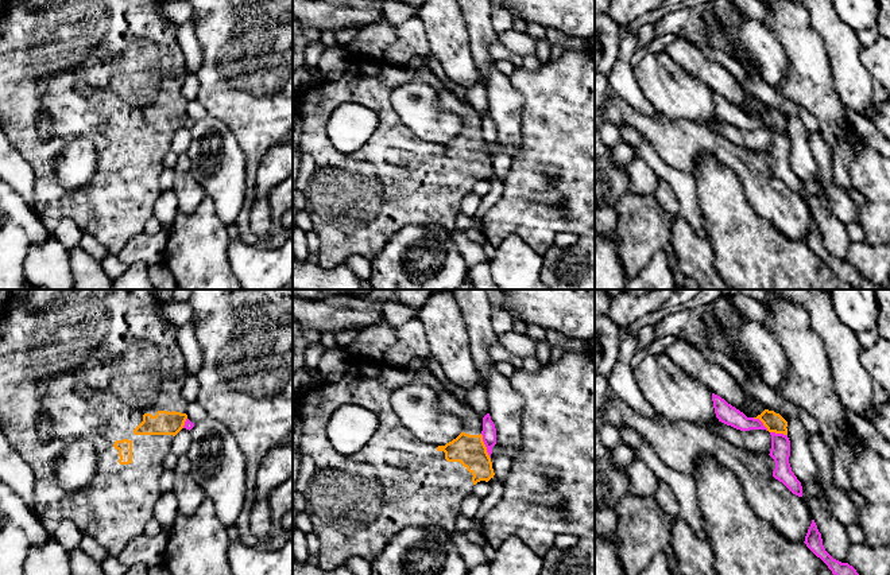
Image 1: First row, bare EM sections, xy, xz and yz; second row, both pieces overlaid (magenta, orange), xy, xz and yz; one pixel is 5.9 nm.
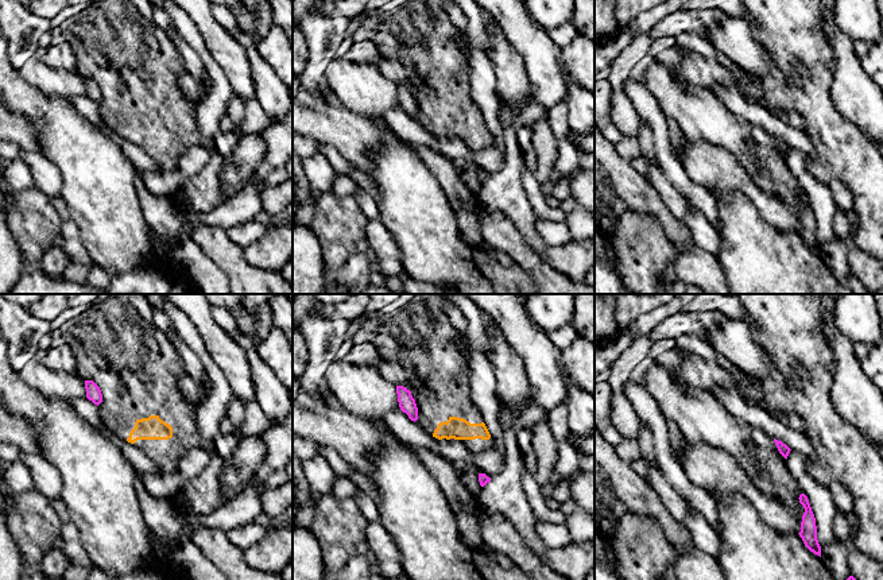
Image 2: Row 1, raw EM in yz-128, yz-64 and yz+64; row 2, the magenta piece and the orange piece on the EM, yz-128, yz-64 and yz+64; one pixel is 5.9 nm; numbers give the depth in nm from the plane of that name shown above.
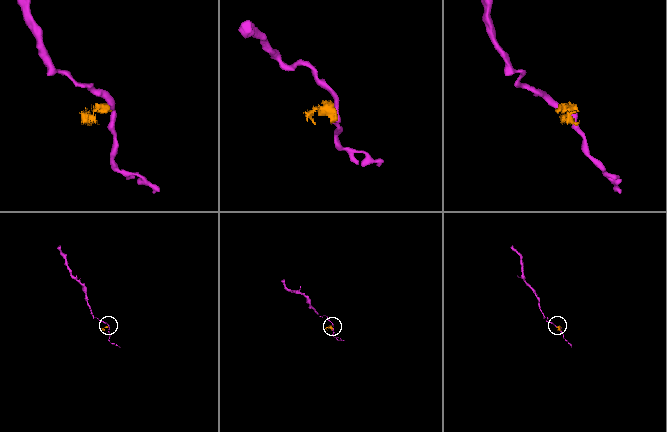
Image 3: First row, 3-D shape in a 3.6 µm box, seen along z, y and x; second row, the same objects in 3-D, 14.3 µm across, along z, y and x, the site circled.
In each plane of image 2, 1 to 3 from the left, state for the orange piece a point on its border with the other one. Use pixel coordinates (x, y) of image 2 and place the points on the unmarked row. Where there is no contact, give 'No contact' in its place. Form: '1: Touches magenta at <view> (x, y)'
1: No contact
2: No contact
3: No contact

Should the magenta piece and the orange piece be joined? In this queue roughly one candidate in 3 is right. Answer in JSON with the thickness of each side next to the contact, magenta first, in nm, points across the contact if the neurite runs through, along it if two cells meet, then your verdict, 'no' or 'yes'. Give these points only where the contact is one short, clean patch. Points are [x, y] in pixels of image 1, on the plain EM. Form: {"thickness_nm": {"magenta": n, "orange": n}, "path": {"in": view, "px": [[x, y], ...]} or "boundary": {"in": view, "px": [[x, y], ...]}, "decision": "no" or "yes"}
{"thickness_nm": {"magenta": 90, "orange": 190}, "boundary": {"in": "xz", "px": [[480, 132], [490, 156]]}, "decision": "no"}

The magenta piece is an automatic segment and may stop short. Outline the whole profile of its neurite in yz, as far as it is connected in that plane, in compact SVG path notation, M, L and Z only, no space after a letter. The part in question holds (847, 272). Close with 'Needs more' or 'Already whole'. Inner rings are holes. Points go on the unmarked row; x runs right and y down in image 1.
M812 218L812 222L808 228L804 241L817 256L820 256L828 264L828 267L832 269L832 272L836 273L843 281L846 281L854 290L860 288L862 276L859 275L856 268L852 264L850 264L848 261L841 261L841 260L833 257L825 249L825 246L823 244L821 232L819 230L814 218Z. Already whole

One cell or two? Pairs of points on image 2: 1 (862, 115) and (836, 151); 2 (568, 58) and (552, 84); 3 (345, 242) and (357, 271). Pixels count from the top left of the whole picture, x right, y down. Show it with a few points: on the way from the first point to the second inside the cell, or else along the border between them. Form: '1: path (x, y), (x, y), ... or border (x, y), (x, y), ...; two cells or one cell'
1: border (833, 101), (837, 111), (868, 142); two cells
2: border (558, 50), (558, 62), (561, 65); two cells
3: border (357, 251), (328, 277); two cells

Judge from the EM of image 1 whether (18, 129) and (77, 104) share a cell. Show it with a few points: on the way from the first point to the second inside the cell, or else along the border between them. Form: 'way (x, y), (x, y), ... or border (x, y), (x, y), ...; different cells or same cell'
way (22, 111), (46, 89), (54, 97), (58, 97); same cell

